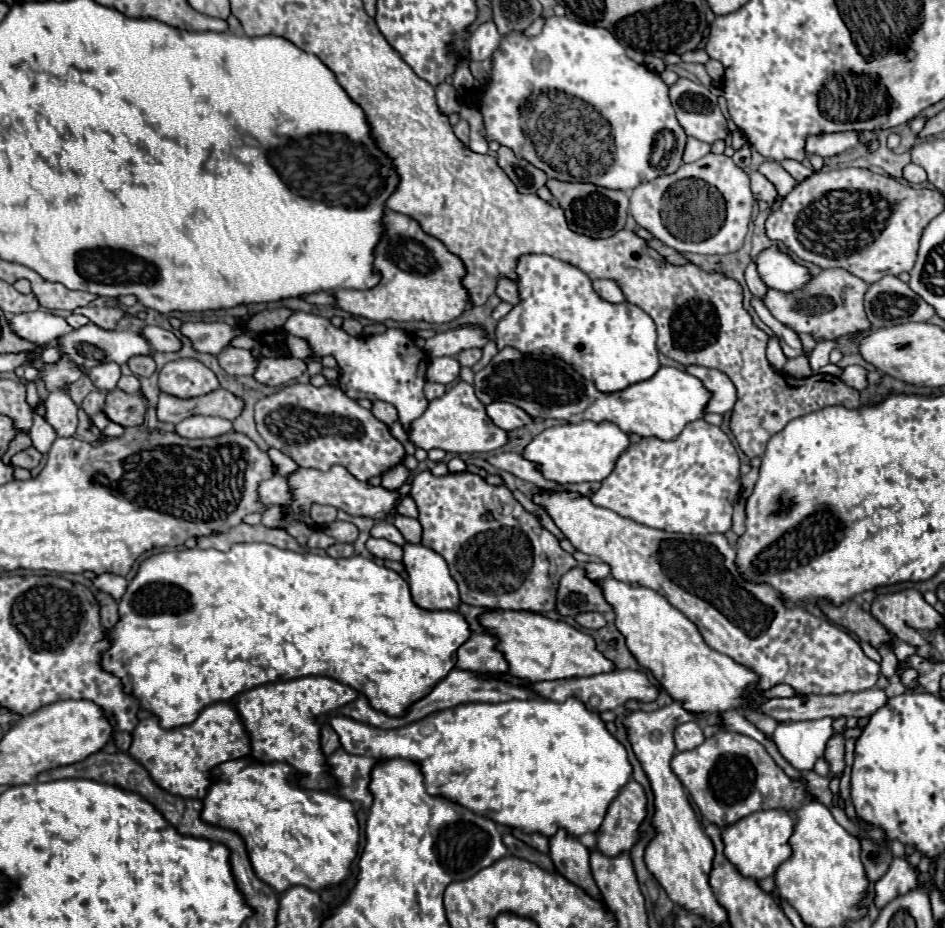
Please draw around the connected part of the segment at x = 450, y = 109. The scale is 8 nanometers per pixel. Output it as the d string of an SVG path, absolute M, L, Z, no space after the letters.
M445 82L445 84L439 84L435 88L435 98L437 98L437 106L439 106L439 112L445 114L445 116L451 116L451 114L457 114L461 110L461 102L459 102L459 94L457 90Z

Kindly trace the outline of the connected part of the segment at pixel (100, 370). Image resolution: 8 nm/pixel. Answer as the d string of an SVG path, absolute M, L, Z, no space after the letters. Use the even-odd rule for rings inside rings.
M103 362L103 364L97 364L95 368L89 370L89 378L91 382L103 390L103 392L111 392L119 378L121 378L121 366L115 364L115 362Z

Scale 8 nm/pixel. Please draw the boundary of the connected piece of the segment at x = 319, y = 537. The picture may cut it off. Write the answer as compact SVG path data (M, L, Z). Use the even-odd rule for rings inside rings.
M315 528L313 536L309 536L309 550L313 550L313 548L323 548L325 550L325 548L329 548L329 546L333 546L335 543L335 538L328 536L319 528Z

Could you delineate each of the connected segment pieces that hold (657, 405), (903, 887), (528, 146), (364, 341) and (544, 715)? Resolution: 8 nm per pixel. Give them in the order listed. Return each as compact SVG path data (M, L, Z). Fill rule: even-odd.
M503 348L497 352L497 356L493 356L493 360L479 372L475 372L475 396L483 402L509 402L515 404L519 408L523 408L529 416L533 418L559 418L559 420L567 420L567 422L613 422L617 424L623 432L635 432L643 438L659 438L659 440L675 440L685 424L699 420L705 416L705 404L709 404L711 400L711 392L701 384L701 380L697 380L695 376L687 374L685 370L679 368L671 368L671 366L661 366L657 370L657 374L645 382L637 382L629 388L625 388L623 392L615 392L615 394L601 394L597 392L597 388L593 386L593 382L581 378L571 366L567 366L563 360L555 358L555 356L533 356L533 354L521 354L513 348Z
M895 858L889 866L889 872L875 882L875 904L883 908L895 896L907 894L919 888L919 870L913 868L905 858Z
M551 16L547 18L541 34L533 38L525 36L523 32L509 32L509 36L501 36L501 44L491 60L491 78L479 92L477 104L483 116L487 142L495 140L505 148L513 148L517 156L529 160L529 164L541 168L547 178L553 180L589 182L603 188L629 190L661 174L673 174L681 166L687 134L675 118L675 110L669 102L669 86L657 72L651 72L647 66L627 58L625 48L605 28ZM543 88L559 90L559 94L577 100L577 112L575 116L571 114L571 124L557 124L557 120L565 118L565 114L555 110L541 112L537 104L535 110L525 108L525 100L537 98Z
M293 312L283 328L293 336L303 338L311 348L311 356L333 356L337 360L341 368L339 386L349 398L369 398L393 404L405 430L425 412L429 402L423 396L423 386L427 382L425 374L429 358L419 346L413 344L411 332L405 332L403 328L389 328L387 332L375 336L351 336L343 328L335 328L327 318L307 312Z
M531 698L499 704L463 704L395 730L375 728L345 716L321 716L317 720L329 720L347 752L377 760L417 760L421 762L419 766L429 794L445 796L501 826L519 828L523 832L539 832L543 836L553 836L559 828L565 828L569 836L575 838L587 832L597 834L609 804L617 798L617 792L625 788L633 774L625 746L607 730L601 716L597 712L589 712L577 698L569 698L565 702Z

